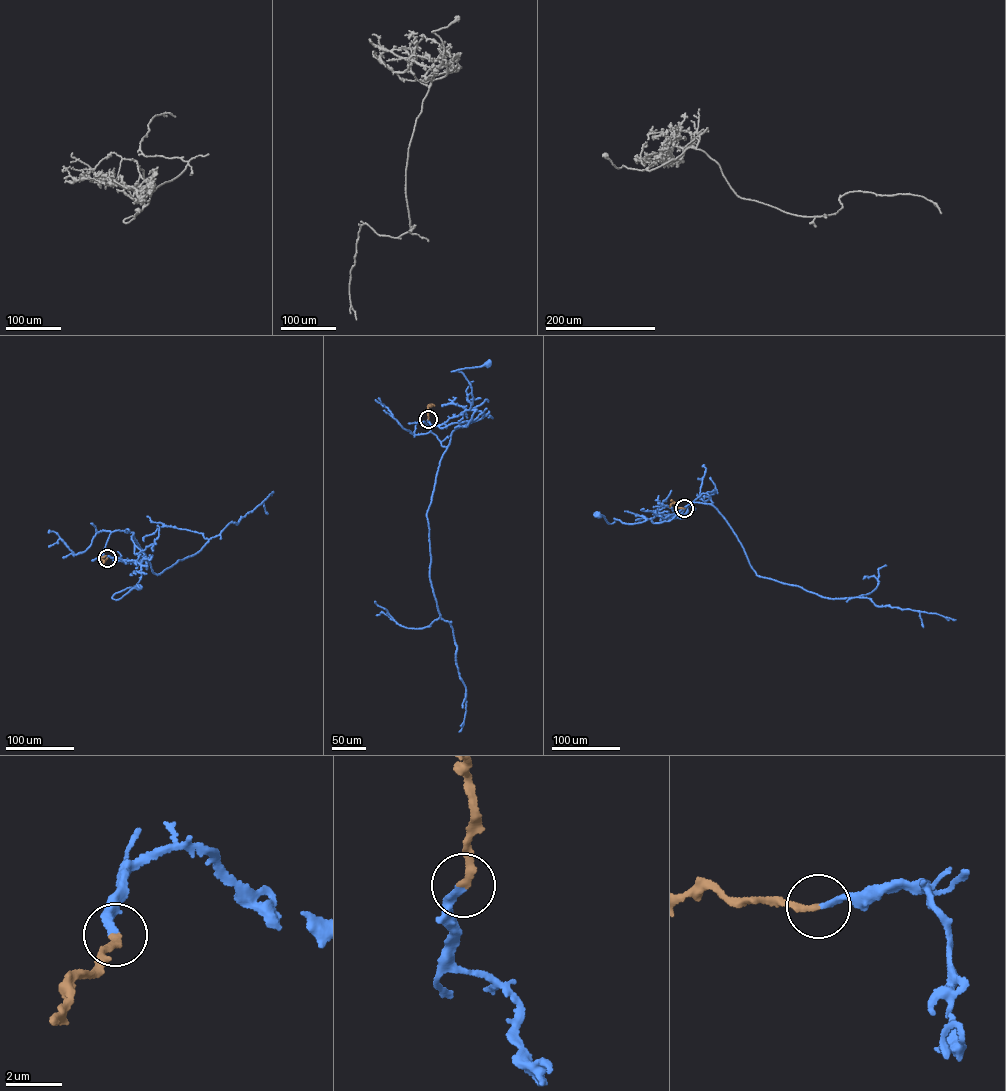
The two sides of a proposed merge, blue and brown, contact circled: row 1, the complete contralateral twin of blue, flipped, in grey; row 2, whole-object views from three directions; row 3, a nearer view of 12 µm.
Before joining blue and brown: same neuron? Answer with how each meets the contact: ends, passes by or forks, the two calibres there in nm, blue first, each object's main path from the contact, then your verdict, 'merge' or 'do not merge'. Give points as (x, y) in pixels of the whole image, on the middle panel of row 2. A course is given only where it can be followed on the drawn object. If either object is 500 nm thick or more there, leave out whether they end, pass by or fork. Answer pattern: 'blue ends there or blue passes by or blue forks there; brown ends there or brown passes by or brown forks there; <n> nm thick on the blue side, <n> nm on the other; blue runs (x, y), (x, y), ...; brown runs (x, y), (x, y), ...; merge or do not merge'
blue ends there; brown ends there; 220 nm thick on the blue side, 240 nm on the other; blue runs (428, 419), (431, 425), (440, 425), (470, 409), (473, 398), (470, 384), (462, 373), (451, 371), (487, 364); brown runs (428, 419), (428, 406), (434, 405); merge

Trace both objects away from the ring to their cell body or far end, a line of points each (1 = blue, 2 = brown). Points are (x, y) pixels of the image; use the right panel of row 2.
1: (684, 508), (687, 511), (683, 514), (659, 513), (631, 524), (614, 518), (615, 521), (609, 523), (598, 515)
2: (684, 508), (677, 507), (671, 500)

